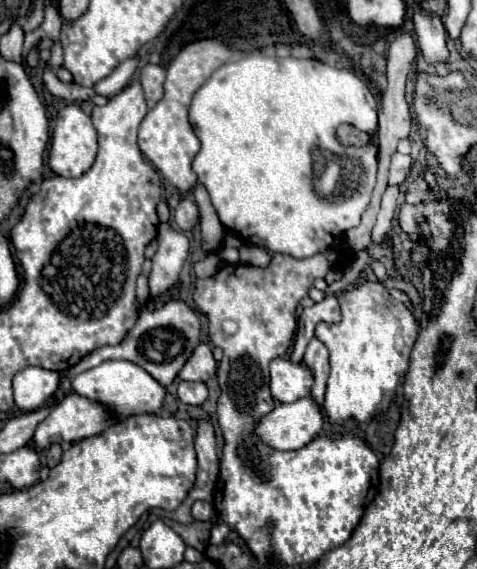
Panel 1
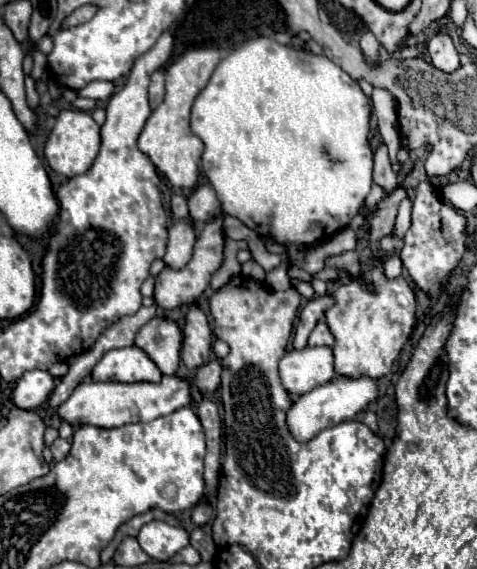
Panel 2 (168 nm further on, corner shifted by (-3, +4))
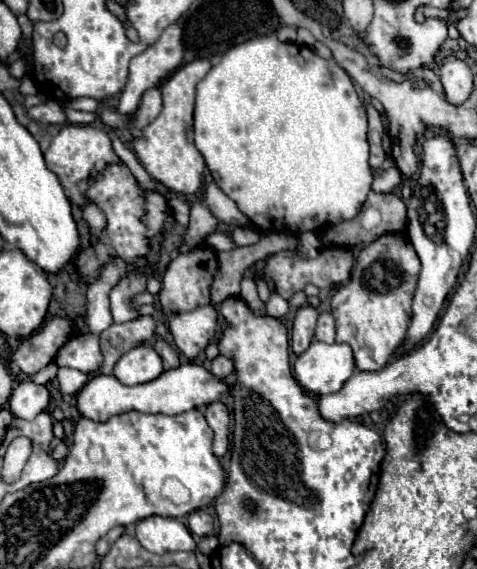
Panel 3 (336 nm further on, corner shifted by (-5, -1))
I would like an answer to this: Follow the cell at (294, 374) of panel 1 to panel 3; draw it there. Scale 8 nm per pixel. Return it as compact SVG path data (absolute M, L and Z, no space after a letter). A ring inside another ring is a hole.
M314 340L294 362L294 380L304 392L334 394L354 374L352 348L348 344L324 344Z

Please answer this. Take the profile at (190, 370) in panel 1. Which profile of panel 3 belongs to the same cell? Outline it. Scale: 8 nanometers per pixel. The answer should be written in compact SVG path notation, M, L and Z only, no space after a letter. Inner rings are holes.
M198 306L192 312L176 314L170 320L170 332L180 352L194 360L216 334L216 310L214 306Z

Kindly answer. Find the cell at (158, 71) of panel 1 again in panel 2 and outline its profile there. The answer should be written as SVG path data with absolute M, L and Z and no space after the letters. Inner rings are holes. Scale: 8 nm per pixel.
M156 71L152 73L152 81L150 81L150 107L156 109L164 99L164 73Z

